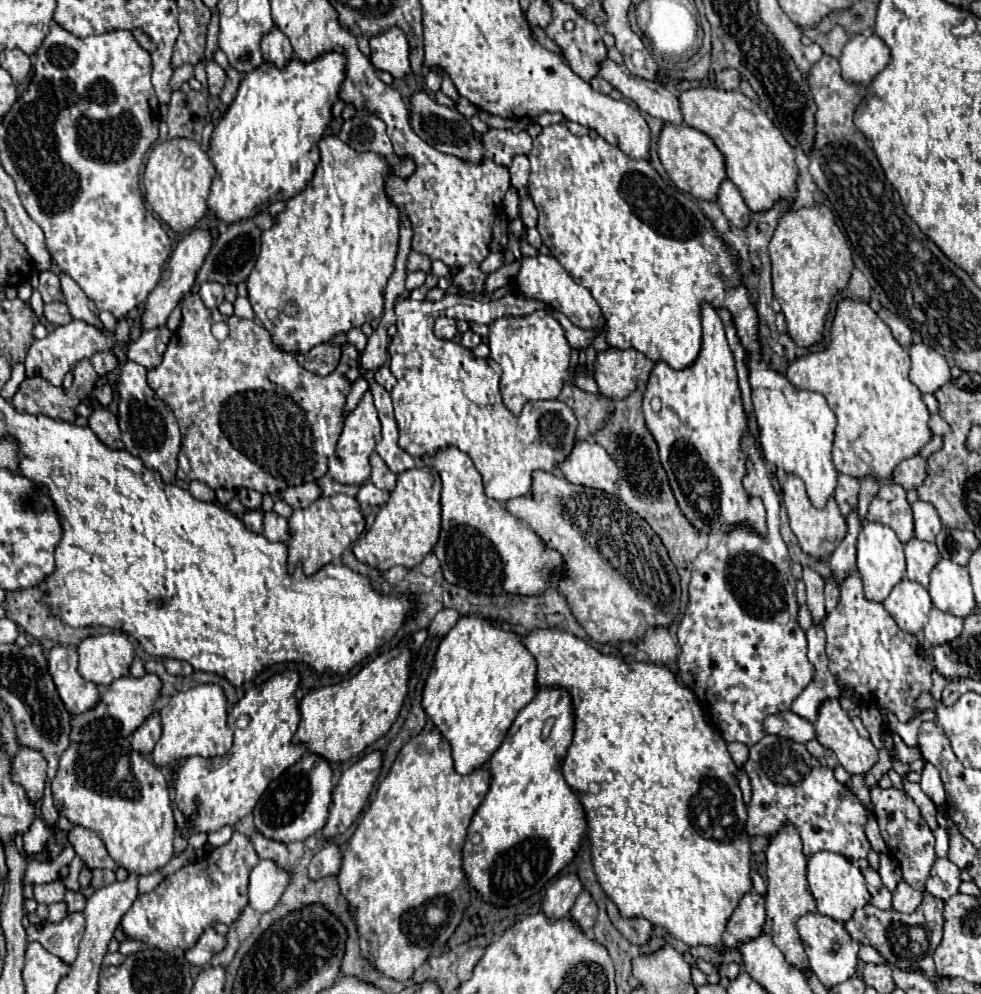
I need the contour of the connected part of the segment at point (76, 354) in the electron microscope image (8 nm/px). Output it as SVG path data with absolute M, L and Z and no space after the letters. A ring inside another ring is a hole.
M120 318L116 322L116 330L108 332L108 330L100 330L84 320L72 320L70 324L58 326L56 330L52 330L44 340L34 340L34 344L28 348L26 354L26 374L34 376L40 374L46 380L50 380L56 386L62 386L62 378L66 372L70 372L74 368L74 364L82 358L88 358L96 352L102 350L114 350L116 346L128 342L130 338L130 330L132 330L132 320L130 318Z

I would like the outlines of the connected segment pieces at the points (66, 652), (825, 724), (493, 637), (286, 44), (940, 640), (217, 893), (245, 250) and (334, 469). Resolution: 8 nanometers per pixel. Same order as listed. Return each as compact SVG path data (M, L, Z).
M54 646L48 652L48 664L60 698L70 714L88 712L100 702L98 686L78 674L78 654L74 646Z
M828 700L828 702L824 702L824 704L820 706L818 720L814 722L814 726L816 726L818 742L820 742L822 746L826 746L826 748L832 748L832 750L836 752L838 762L844 766L844 770L846 770L848 774L866 776L866 774L872 770L872 766L878 762L878 750L874 748L874 744L872 744L870 740L862 738L862 736L856 732L856 728L854 728L850 716L842 710L842 706L840 706L838 700Z
M460 616L458 624L444 636L434 658L434 666L424 686L422 706L426 714L442 728L442 736L452 744L456 772L470 774L484 766L502 744L516 714L536 696L536 658L522 644L522 638L512 630L502 630L480 616Z
M274 26L270 32L266 32L260 40L260 48L262 48L262 56L266 62L274 62L276 66L284 66L286 60L292 58L292 46L288 36Z
M932 608L930 622L924 628L924 640L930 646L940 646L946 642L952 642L962 632L962 618L956 618L948 612L942 612L938 608Z
M234 832L230 842L214 848L206 858L182 866L172 876L166 876L156 890L136 898L134 906L122 918L122 928L132 940L146 942L164 952L196 944L204 928L216 922L234 924L248 906L248 876L258 864L256 850L246 834Z
M260 212L254 218L228 224L226 230L216 238L214 246L210 248L208 258L204 260L204 264L196 276L196 282L192 286L192 294L196 294L200 290L200 284L204 284L204 282L218 282L222 286L246 282L246 278L250 276L250 272L256 264L256 258L260 254L260 234L264 232L264 228L272 226L272 220L274 218L268 212Z
M366 392L362 402L346 416L342 436L336 444L336 452L328 458L328 474L340 484L364 484L370 478L368 456L374 452L376 442L380 440L380 420L376 414L376 406L372 402L372 394Z

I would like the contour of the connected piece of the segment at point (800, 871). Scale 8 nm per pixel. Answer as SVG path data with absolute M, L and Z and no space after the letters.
M784 826L772 840L766 850L766 876L768 876L768 892L766 892L766 922L762 926L762 932L772 938L772 942L782 950L786 956L786 962L802 972L806 972L808 958L800 940L800 934L796 930L798 918L816 912L816 900L810 892L808 880L806 880L806 856L802 854L802 840L792 826Z

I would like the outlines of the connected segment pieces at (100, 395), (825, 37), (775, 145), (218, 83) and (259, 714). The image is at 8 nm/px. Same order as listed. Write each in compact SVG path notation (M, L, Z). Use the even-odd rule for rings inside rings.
M104 384L102 387L96 388L92 394L102 402L102 406L108 406L112 402L112 398L114 398L114 390L112 390L110 384Z
M836 24L836 26L832 28L832 32L828 32L828 34L822 34L822 32L818 32L816 28L802 28L802 30L804 30L804 34L808 34L808 38L810 38L812 42L818 42L818 44L822 46L822 50L824 50L826 54L834 56L834 58L840 56L844 44L846 44L848 38L850 38L840 24Z
M694 88L682 92L680 102L684 122L708 134L724 154L726 174L738 186L752 212L766 212L782 198L788 202L796 198L798 166L794 148L756 102L746 98L742 92L726 92L718 88Z
M202 60L204 64L206 64L206 72L208 72L208 90L210 90L210 94L212 96L218 96L220 92L222 92L222 88L224 88L224 82L226 82L226 72L216 64L216 62L206 62L206 60Z
M286 670L282 674L274 674L260 686L250 688L228 714L228 726L234 732L234 746L230 748L230 752L214 758L192 756L176 770L174 800L184 816L196 814L196 832L210 834L220 830L222 826L234 826L248 812L252 812L268 784L308 750L306 744L292 742L300 720L296 698L298 684L300 674L294 670ZM240 714L250 716L248 728L236 726Z

